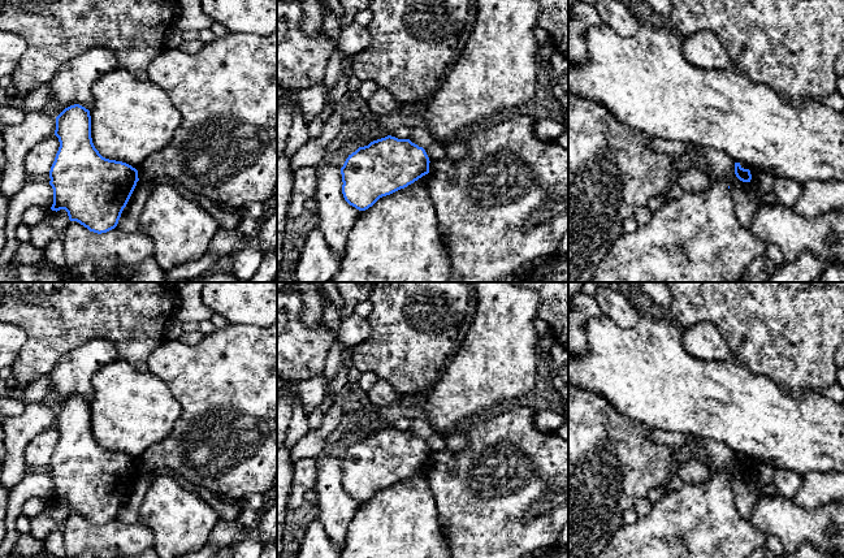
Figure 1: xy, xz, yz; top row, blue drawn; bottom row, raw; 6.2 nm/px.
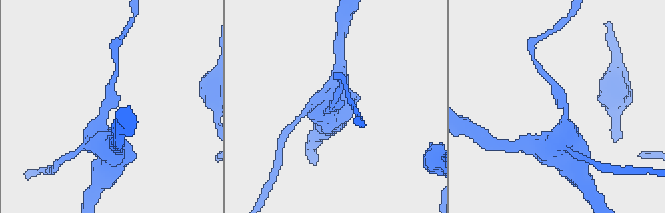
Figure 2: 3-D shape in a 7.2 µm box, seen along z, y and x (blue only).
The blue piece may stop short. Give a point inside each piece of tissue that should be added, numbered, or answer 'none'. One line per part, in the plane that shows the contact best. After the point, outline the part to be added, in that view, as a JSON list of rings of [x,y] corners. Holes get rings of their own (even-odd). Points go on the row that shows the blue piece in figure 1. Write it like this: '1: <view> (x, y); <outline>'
none

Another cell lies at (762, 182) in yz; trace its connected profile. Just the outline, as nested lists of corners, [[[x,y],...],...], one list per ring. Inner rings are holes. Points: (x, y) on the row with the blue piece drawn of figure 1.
[[[767,172],[756,173],[749,185],[757,196],[765,195],[774,190],[776,177]]]

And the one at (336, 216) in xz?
[[[321,161],[317,174],[317,216],[328,246],[341,258],[345,256],[350,232],[360,212],[350,206],[342,194],[341,169],[330,163]]]

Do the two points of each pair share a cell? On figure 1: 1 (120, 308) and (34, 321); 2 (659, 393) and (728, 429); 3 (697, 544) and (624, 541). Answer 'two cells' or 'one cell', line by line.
1: one cell
2: one cell
3: one cell

